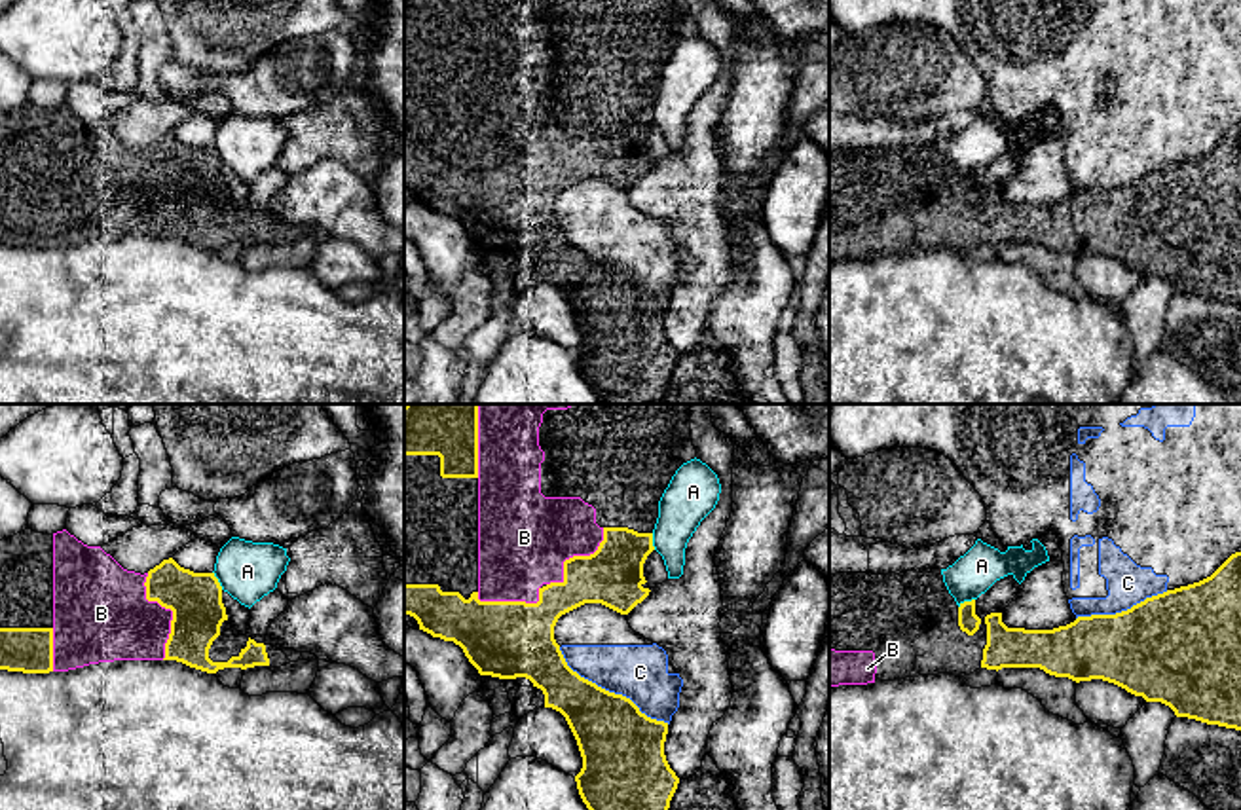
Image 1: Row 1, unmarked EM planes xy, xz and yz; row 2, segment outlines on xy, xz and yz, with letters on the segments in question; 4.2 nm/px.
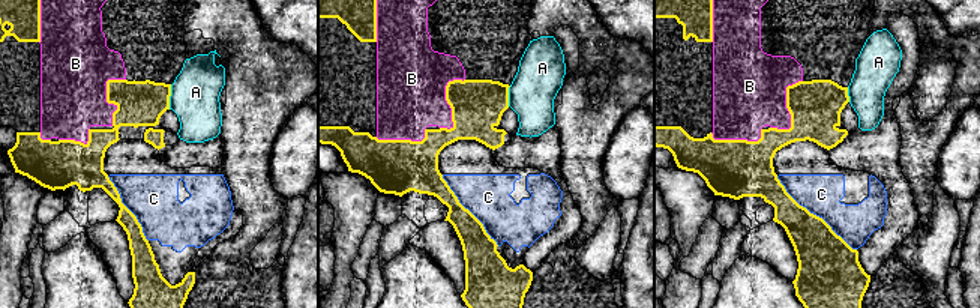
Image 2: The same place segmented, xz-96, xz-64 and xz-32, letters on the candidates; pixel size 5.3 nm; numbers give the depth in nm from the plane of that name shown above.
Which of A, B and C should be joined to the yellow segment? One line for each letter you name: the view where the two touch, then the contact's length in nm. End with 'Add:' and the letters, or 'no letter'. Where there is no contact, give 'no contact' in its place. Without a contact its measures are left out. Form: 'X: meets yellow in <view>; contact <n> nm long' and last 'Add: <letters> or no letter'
B: meets yellow in xy; contact 380 nm long
Add: B

